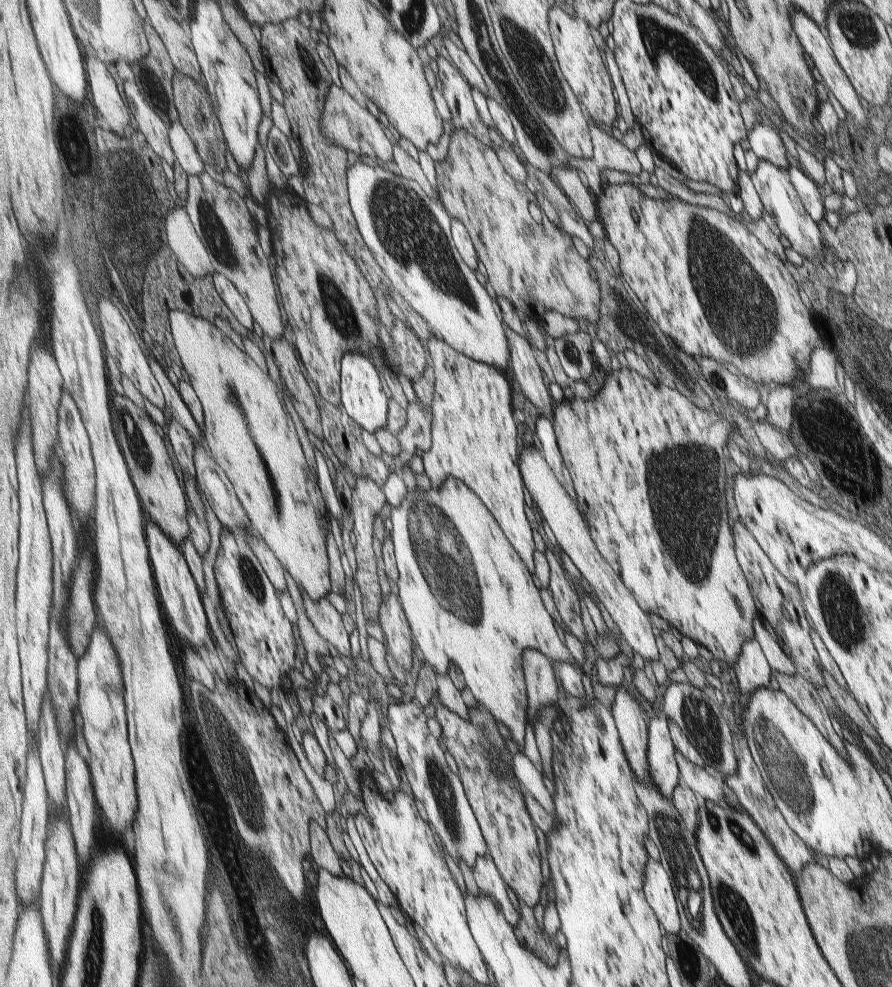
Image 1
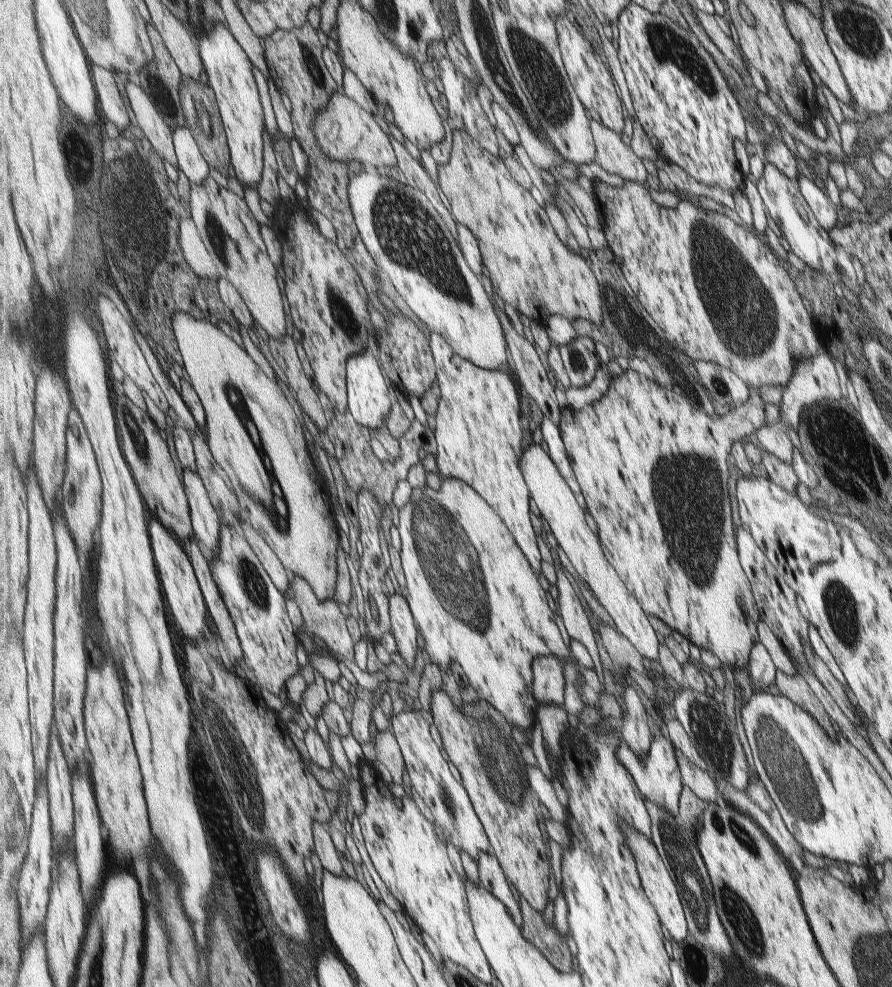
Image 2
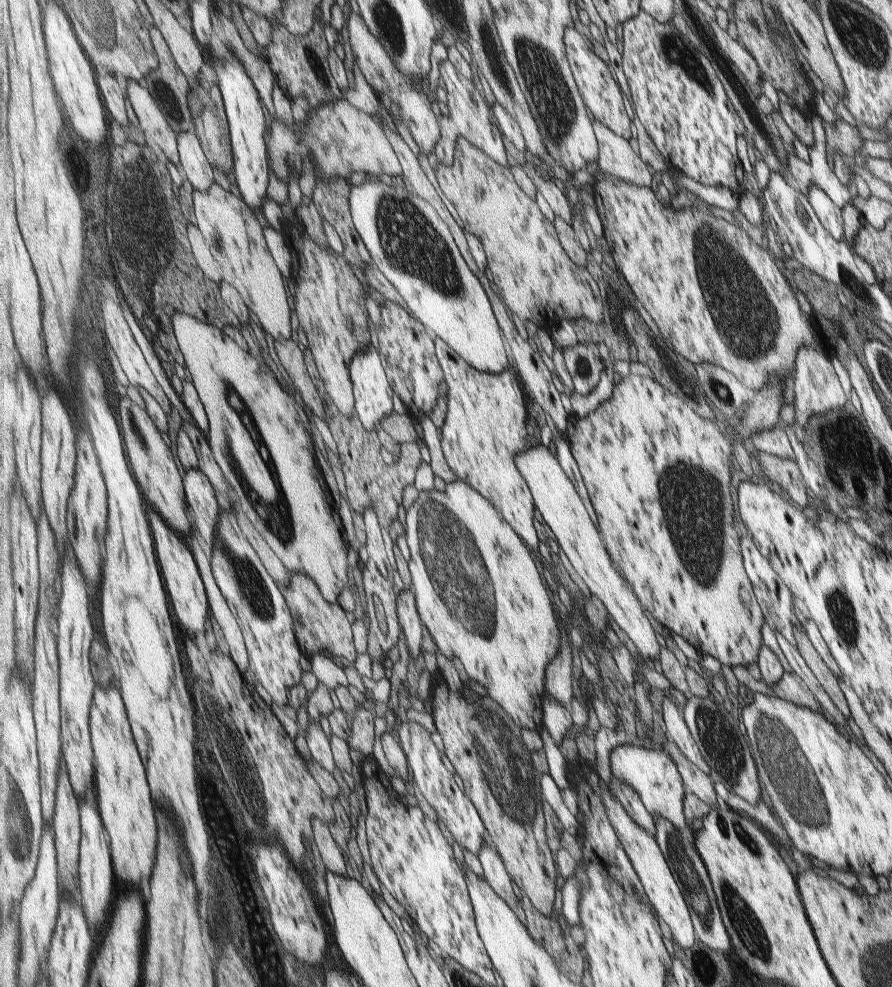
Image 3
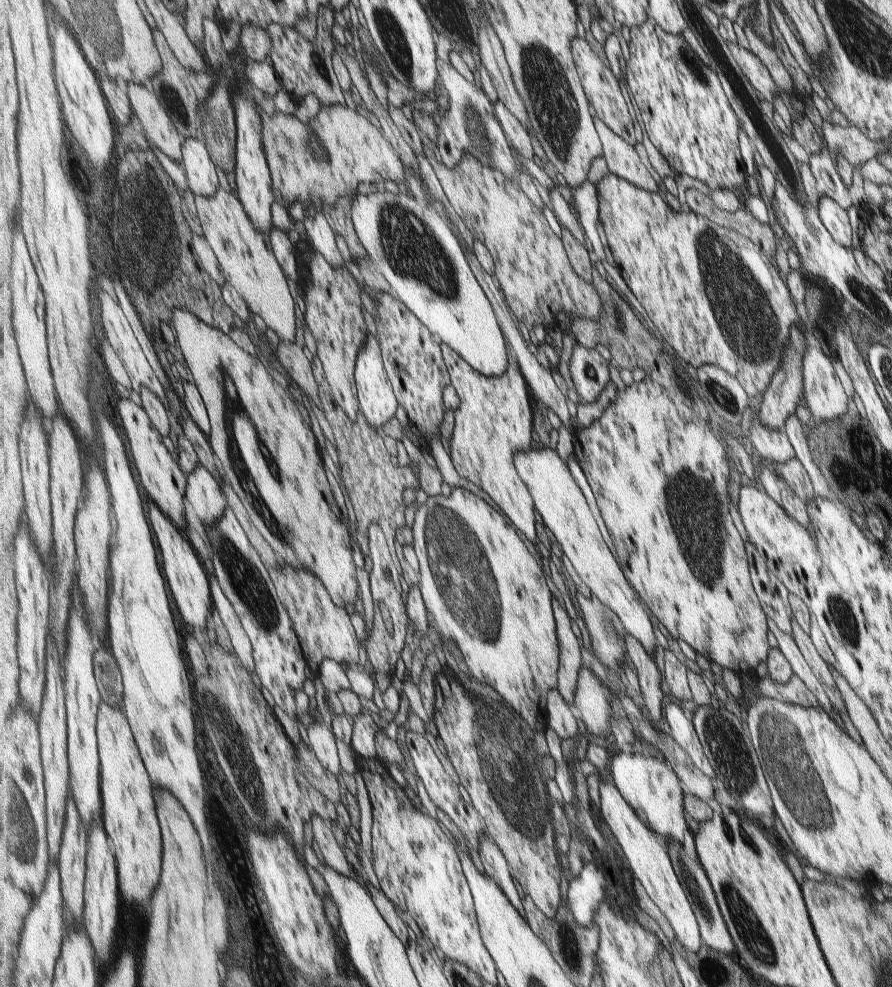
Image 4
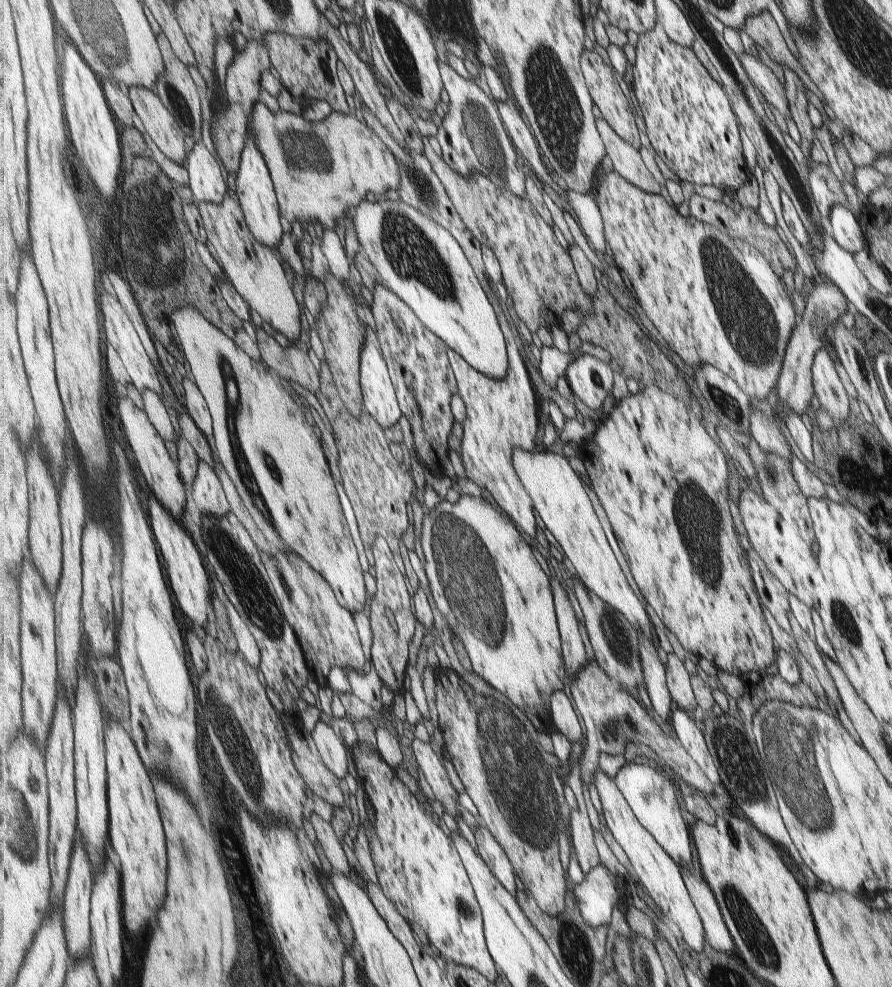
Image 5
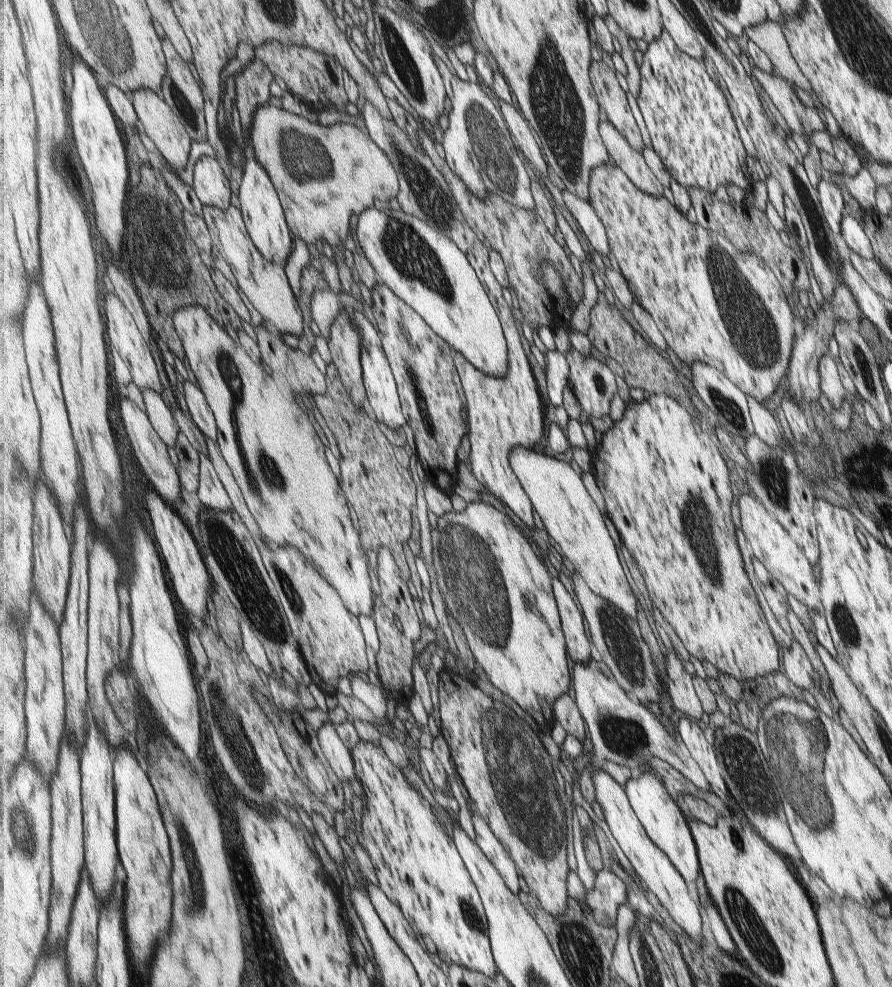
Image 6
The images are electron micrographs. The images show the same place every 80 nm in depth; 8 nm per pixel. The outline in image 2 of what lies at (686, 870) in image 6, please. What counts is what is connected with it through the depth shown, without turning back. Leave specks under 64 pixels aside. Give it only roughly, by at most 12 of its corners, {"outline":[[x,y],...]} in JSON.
{"outline":[[660,736],[643,758],[621,738],[617,760],[643,798],[678,819],[680,762]]}

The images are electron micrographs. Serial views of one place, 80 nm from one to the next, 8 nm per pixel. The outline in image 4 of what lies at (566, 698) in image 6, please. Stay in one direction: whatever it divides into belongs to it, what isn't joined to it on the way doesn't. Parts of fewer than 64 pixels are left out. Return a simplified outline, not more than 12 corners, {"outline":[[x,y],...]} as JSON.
{"outline":[[559,689],[548,692],[549,727],[579,734],[578,713]]}

